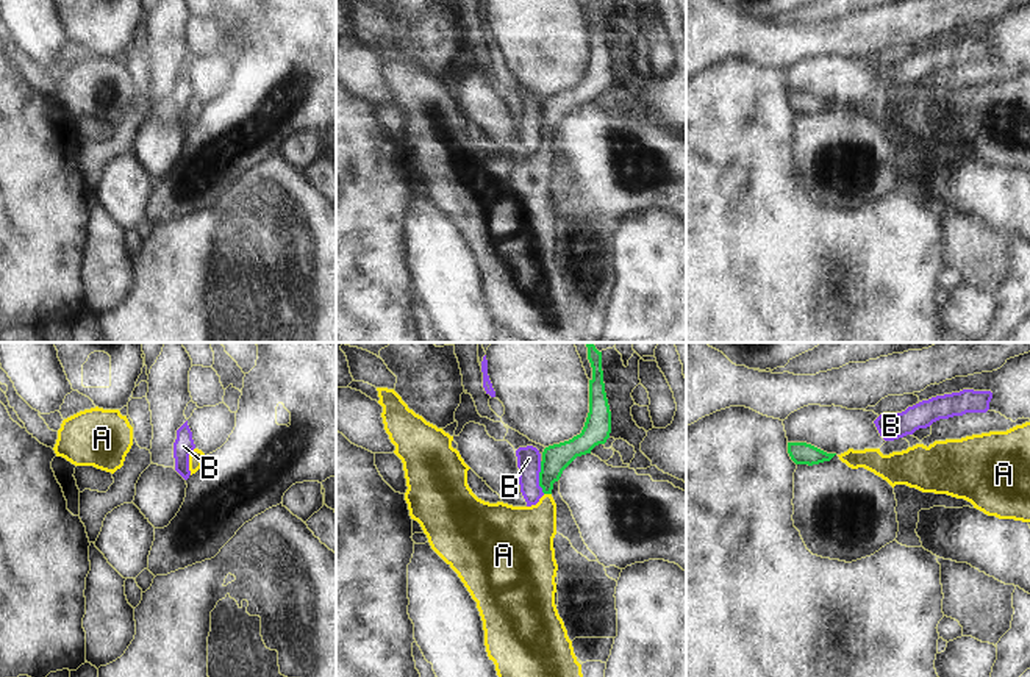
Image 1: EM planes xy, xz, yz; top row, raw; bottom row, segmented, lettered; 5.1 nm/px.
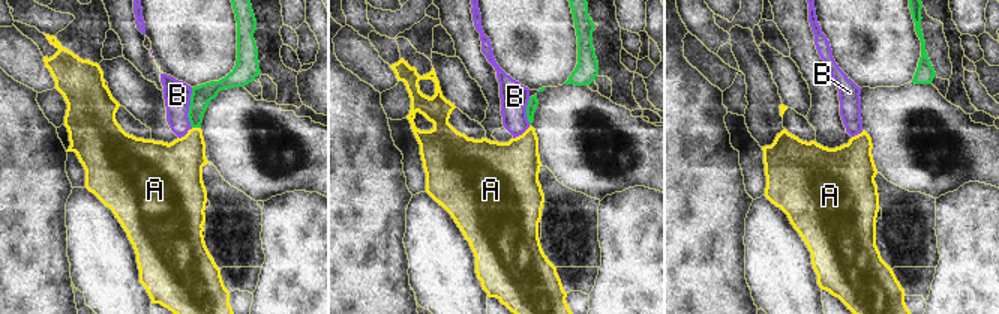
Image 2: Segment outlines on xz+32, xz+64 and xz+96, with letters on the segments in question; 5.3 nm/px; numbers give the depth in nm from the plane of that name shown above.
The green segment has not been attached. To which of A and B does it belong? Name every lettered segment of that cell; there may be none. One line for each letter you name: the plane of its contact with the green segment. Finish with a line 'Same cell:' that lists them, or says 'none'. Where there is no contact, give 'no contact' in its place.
A: contact in xz
Same cell: A

